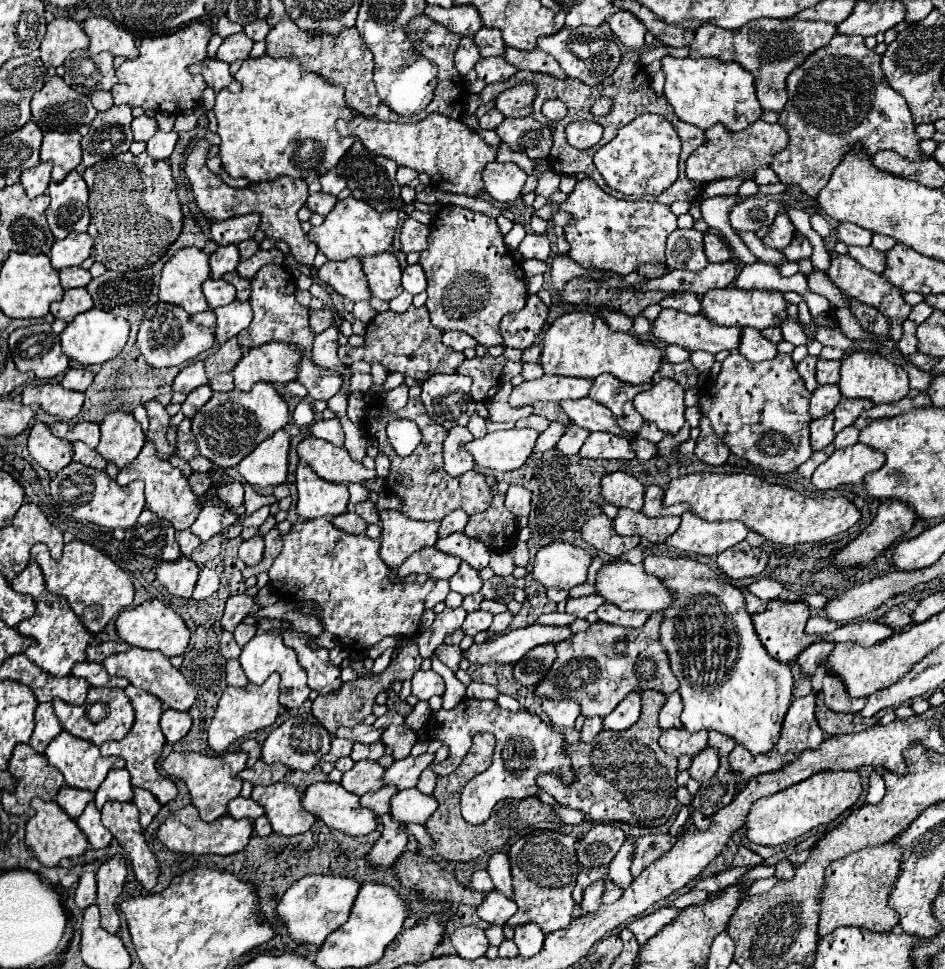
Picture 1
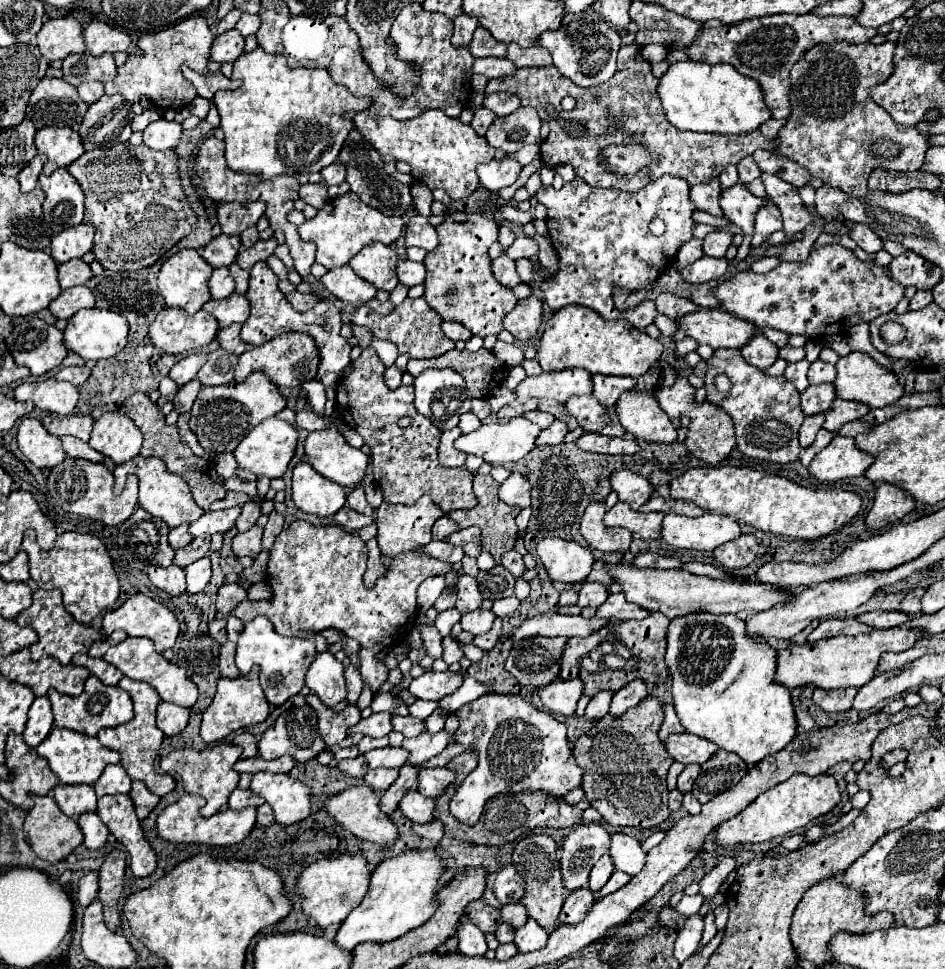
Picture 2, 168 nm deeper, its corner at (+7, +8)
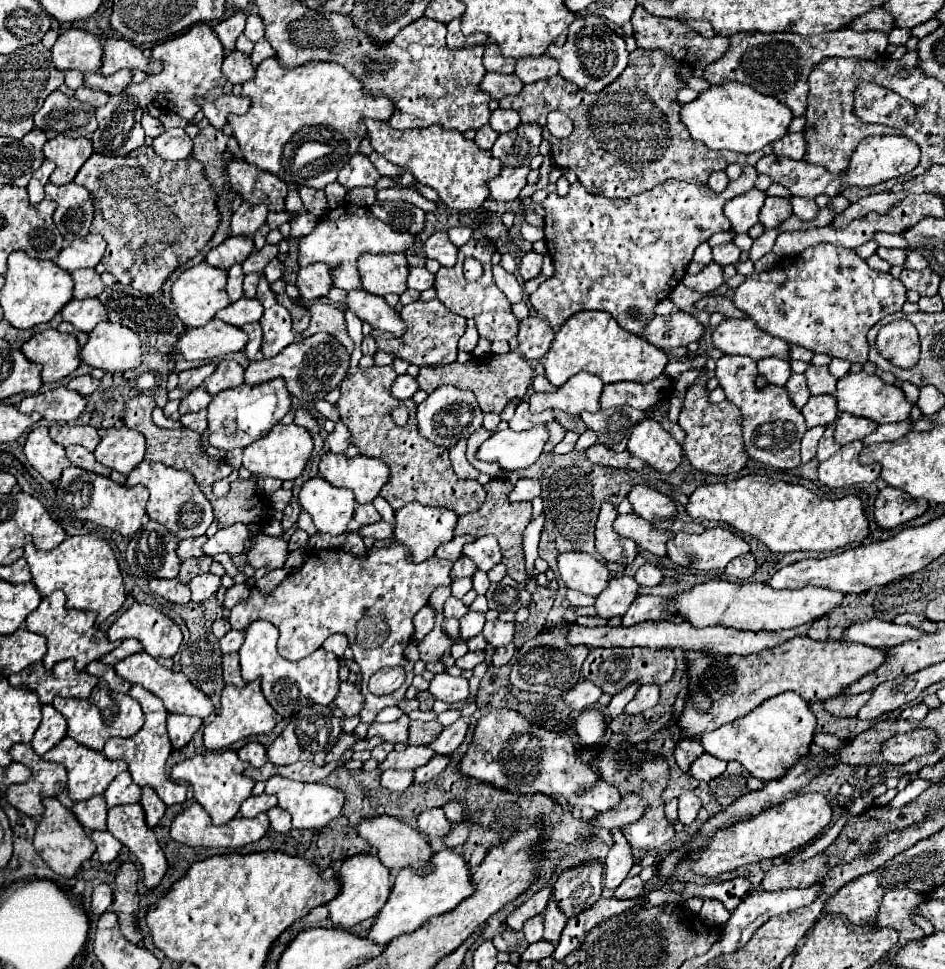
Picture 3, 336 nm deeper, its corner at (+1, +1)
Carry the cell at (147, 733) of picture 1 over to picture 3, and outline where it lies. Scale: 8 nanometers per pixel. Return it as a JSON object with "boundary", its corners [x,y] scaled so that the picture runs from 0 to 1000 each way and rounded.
{"boundary":[[[140,707],[138,715],[135,715],[140,721],[144,721],[148,728],[150,728],[150,734],[154,736],[154,746],[152,750],[138,763],[129,763],[129,761],[116,761],[110,769],[110,779],[116,783],[116,785],[123,785],[123,783],[129,783],[135,787],[135,796],[142,804],[144,810],[152,812],[161,812],[167,822],[180,833],[184,829],[195,829],[197,827],[197,812],[178,804],[176,802],[176,783],[178,779],[182,777],[182,767],[178,763],[178,756],[176,756],[176,730],[171,728],[171,723],[167,723],[167,719],[163,719],[161,715],[154,715],[154,711],[150,711],[148,707]]]}

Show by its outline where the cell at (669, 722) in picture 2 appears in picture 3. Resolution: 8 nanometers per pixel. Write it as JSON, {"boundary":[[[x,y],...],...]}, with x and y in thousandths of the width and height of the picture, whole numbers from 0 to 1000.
{"boundary":[[[722,763],[713,773],[713,783],[715,783],[715,789],[724,798],[728,798],[734,783],[739,783],[743,777],[745,777],[745,771],[739,763]]]}

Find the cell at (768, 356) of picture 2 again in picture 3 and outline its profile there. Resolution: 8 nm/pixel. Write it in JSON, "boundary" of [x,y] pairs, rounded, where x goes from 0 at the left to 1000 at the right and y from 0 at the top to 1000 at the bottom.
{"boundary":[[[813,368],[802,373],[802,387],[808,389],[815,397],[832,397],[832,393],[838,387],[836,375],[823,368]]]}

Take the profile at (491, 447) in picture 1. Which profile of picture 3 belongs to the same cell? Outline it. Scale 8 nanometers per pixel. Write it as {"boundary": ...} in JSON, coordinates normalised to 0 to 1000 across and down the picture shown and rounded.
{"boundary":[[[565,439],[557,445],[525,445],[519,453],[514,453],[504,472],[508,476],[525,476],[535,486],[546,486],[552,482],[561,482],[571,470],[580,455],[578,439]]]}

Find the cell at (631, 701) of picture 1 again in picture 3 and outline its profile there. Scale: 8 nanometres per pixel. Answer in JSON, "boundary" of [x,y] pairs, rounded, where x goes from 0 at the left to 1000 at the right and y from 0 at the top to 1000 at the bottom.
{"boundary":[[[679,707],[673,715],[673,719],[662,728],[660,736],[665,738],[673,738],[673,736],[681,736],[684,732],[692,730],[696,725],[698,719],[698,709],[696,707]]]}

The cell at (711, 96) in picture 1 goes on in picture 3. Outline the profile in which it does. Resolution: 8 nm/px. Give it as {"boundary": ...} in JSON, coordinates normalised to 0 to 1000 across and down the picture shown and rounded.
{"boundary":[[[770,84],[768,88],[753,88],[741,100],[722,110],[722,125],[730,133],[732,143],[743,146],[749,154],[770,154],[779,158],[798,158],[808,150],[828,143],[834,137],[840,119],[819,100],[806,98],[789,88]]]}

